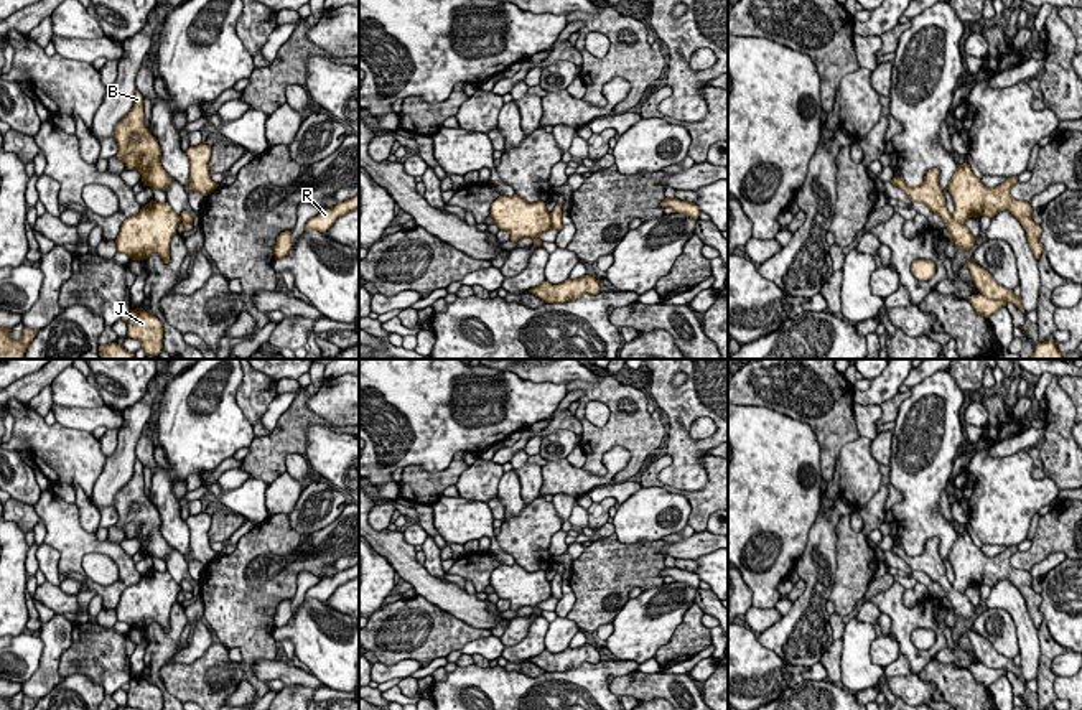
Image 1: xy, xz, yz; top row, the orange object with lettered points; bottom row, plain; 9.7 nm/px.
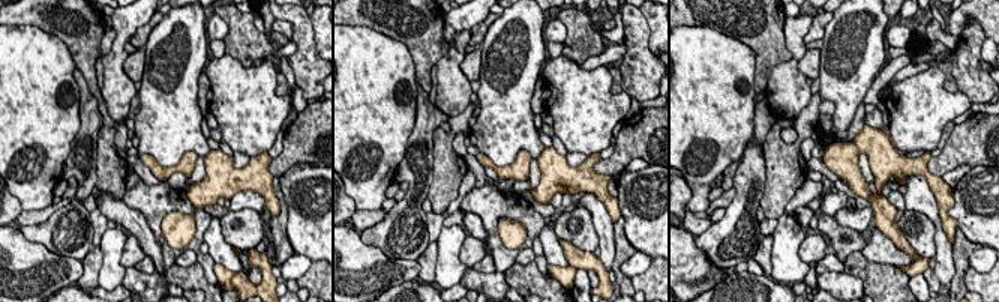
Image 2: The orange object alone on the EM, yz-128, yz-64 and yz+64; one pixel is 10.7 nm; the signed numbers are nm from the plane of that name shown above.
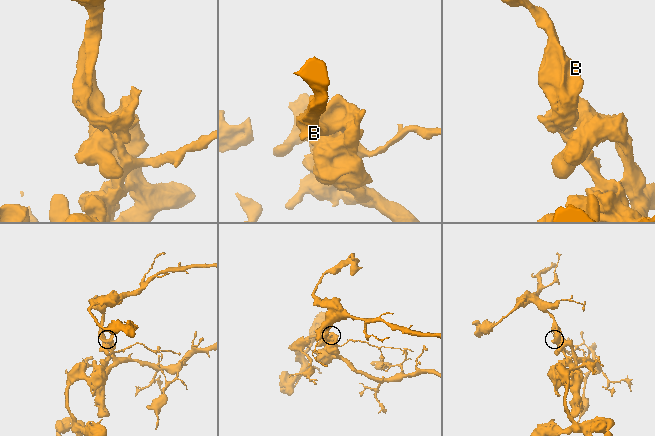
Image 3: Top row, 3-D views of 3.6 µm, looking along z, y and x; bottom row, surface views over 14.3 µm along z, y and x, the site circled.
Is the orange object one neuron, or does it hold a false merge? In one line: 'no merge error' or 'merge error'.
merge error

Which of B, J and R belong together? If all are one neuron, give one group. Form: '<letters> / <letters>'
B / J R

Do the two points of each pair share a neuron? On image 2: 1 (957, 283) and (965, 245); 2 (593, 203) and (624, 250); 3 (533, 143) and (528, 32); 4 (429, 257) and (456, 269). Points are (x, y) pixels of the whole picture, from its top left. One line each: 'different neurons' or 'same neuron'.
1: same neuron
2: different neurons
3: same neuron
4: different neurons

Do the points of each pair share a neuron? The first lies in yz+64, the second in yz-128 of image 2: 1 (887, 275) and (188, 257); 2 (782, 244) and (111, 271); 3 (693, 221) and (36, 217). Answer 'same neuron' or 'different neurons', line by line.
1: different neurons
2: same neuron
3: same neuron

